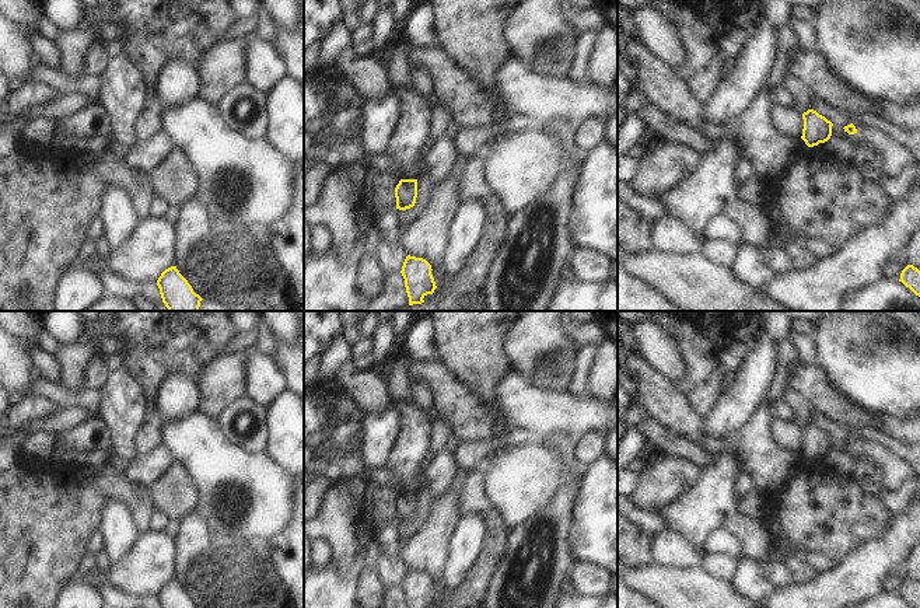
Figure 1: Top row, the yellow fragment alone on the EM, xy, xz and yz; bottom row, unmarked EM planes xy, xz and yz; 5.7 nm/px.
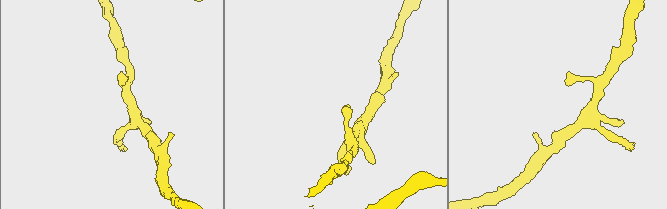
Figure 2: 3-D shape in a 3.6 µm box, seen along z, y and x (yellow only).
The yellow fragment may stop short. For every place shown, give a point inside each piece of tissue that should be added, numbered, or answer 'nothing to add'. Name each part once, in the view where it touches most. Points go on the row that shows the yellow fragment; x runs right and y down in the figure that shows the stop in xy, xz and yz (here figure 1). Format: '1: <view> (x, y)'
nothing to add

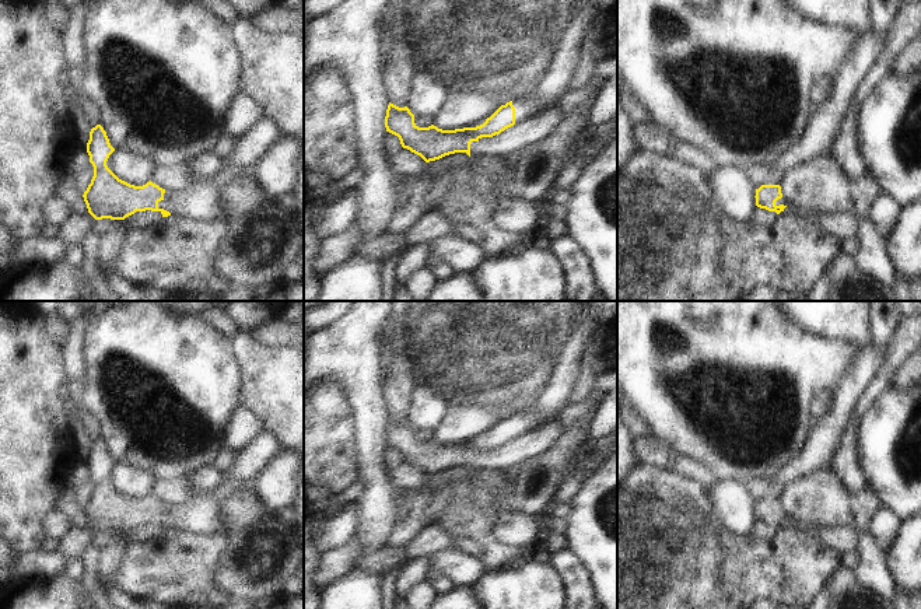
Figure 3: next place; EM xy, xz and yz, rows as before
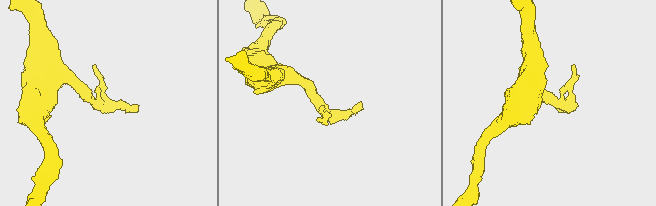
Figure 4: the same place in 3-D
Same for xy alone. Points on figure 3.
1: xy (202, 203)

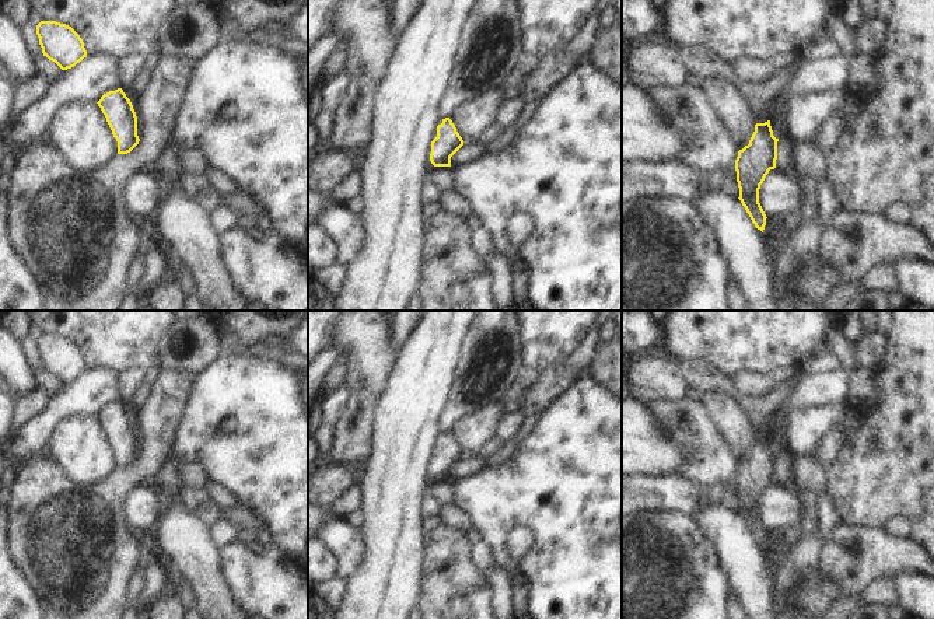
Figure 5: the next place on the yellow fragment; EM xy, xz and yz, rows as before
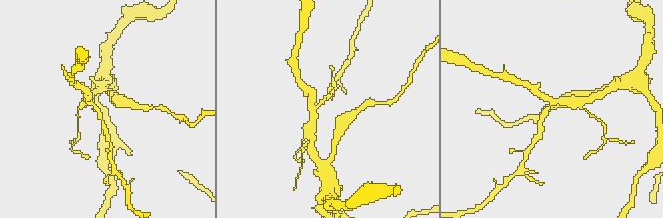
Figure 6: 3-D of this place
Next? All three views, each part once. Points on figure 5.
nothing to add

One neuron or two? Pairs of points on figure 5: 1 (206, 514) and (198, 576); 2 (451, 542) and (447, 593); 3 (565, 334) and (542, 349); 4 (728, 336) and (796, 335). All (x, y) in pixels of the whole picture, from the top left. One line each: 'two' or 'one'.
1: two
2: one
3: one
4: one

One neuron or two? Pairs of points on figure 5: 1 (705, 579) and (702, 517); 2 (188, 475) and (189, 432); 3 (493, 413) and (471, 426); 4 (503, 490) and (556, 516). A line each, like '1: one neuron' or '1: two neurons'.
1: two neurons
2: two neurons
3: one neuron
4: one neuron

